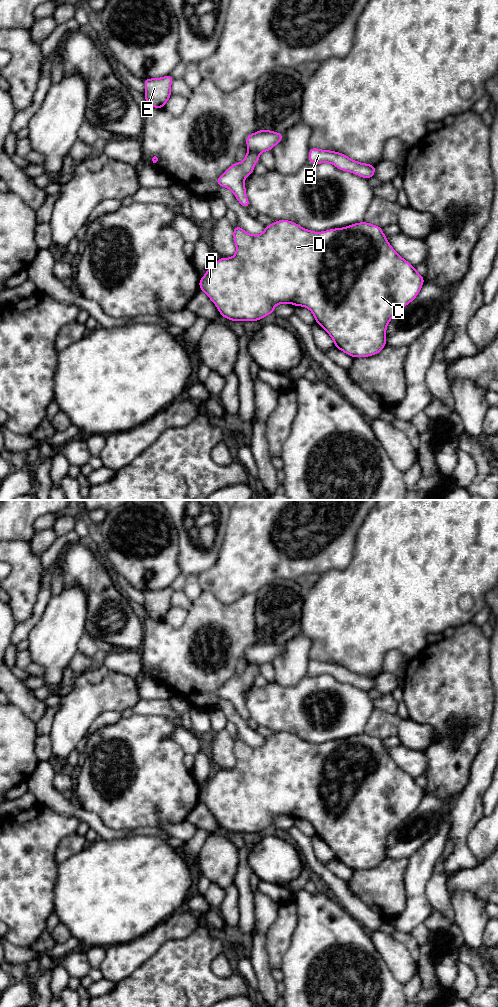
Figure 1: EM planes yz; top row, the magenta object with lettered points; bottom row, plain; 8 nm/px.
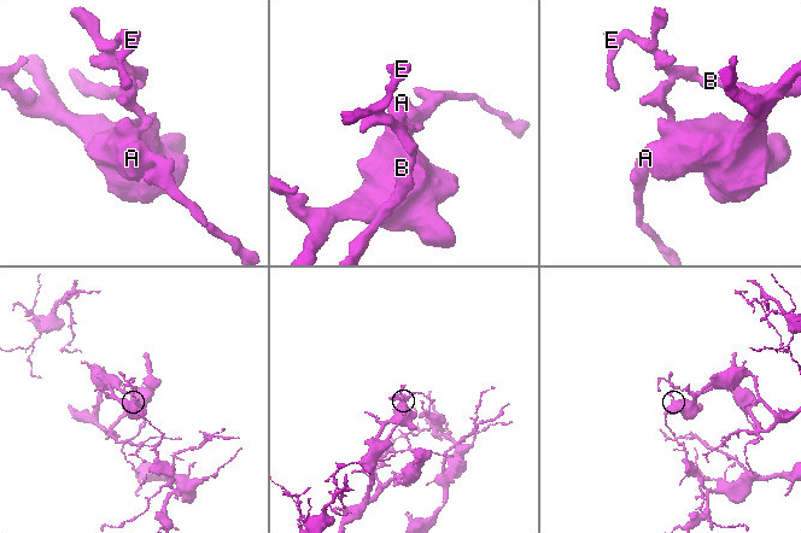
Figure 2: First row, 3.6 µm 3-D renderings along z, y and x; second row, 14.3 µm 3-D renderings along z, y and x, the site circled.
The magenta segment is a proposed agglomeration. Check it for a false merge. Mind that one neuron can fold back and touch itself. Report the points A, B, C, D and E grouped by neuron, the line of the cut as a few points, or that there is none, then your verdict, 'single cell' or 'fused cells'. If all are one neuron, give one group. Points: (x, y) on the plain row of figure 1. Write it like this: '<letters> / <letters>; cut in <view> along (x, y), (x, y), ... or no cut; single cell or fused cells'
A C D / B E; cut in yz along (249, 662), (258, 666); fused cells

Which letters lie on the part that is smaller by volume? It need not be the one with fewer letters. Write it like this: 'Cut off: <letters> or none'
Cut off: A, C, D

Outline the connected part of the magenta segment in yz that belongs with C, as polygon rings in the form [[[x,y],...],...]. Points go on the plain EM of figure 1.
[[[278,732],[266,738],[265,742],[259,747],[247,745],[237,737],[233,740],[233,750],[236,757],[236,766],[230,770],[221,769],[215,776],[208,779],[207,784],[199,792],[199,801],[206,805],[216,817],[221,828],[229,833],[260,833],[265,828],[274,825],[274,820],[277,816],[290,815],[293,818],[306,819],[313,825],[316,835],[330,847],[334,853],[334,858],[353,870],[373,868],[386,859],[386,841],[388,835],[403,819],[417,809],[425,794],[424,789],[416,783],[415,779],[392,760],[386,751],[386,747],[382,744],[382,739],[369,736],[365,733],[351,736],[347,739],[314,744],[299,738],[295,734]]]

